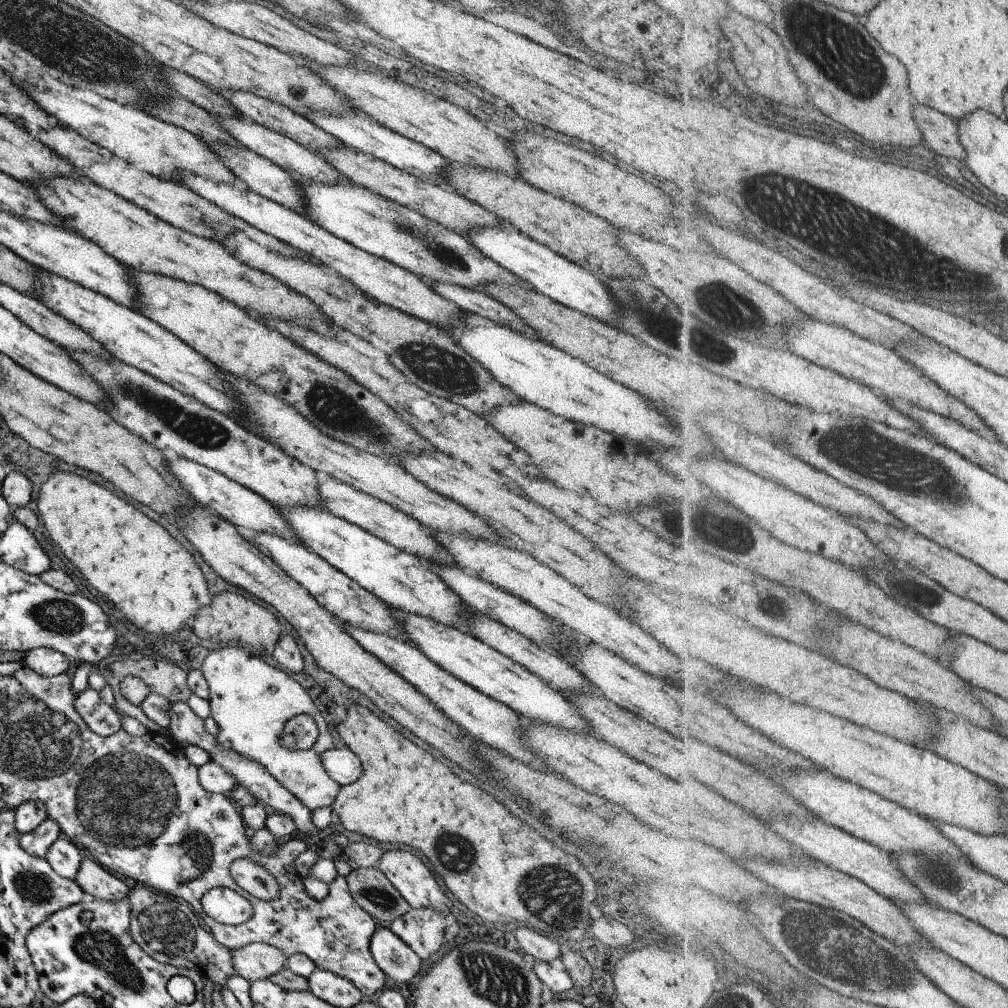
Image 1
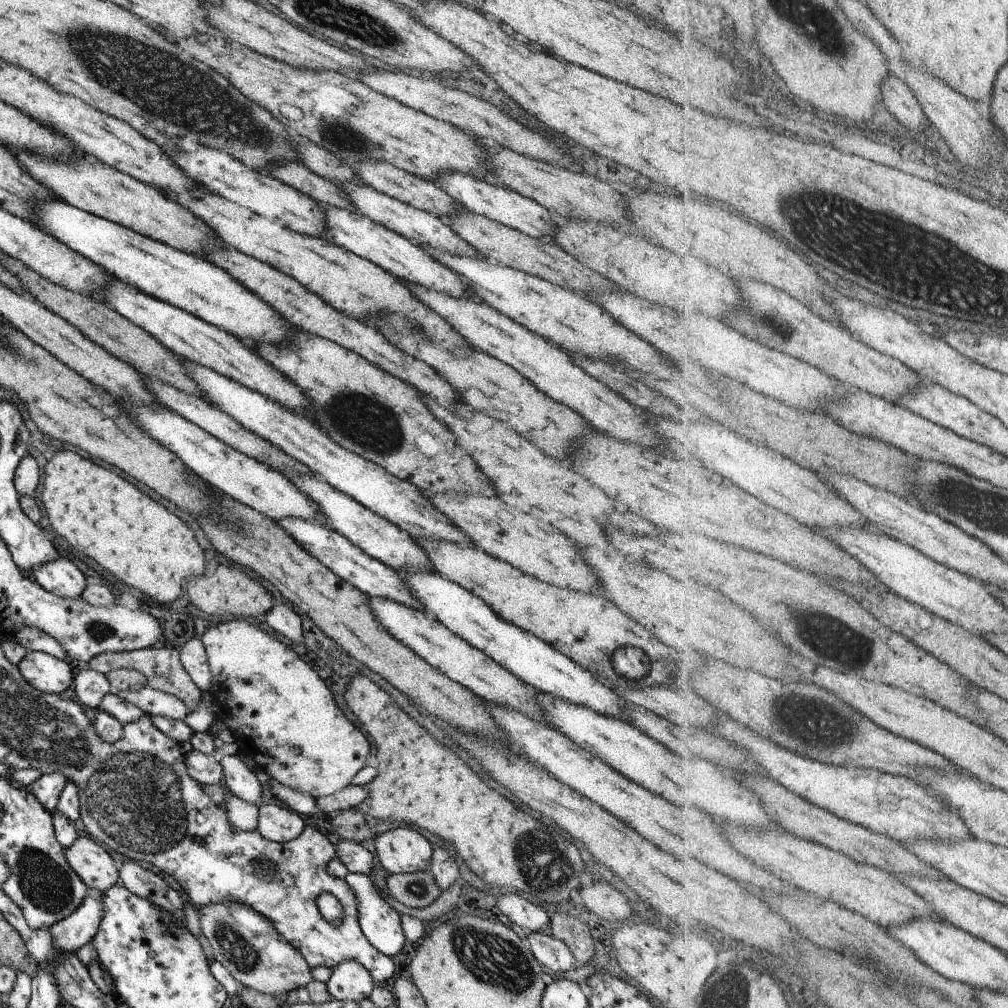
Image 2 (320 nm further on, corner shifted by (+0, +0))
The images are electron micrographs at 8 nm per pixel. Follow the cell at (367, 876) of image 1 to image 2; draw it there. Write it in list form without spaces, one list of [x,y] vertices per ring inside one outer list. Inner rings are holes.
[[[428,871],[389,875],[385,885],[391,897],[409,908],[425,908],[440,894]]]

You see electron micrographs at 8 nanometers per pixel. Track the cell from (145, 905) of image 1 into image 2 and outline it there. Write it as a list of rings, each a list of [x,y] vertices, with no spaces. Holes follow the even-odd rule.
[[[133,860],[121,862],[117,873],[123,887],[131,894],[149,900],[153,906],[169,912],[177,924],[185,925],[182,900],[177,892],[169,888],[165,880]]]

